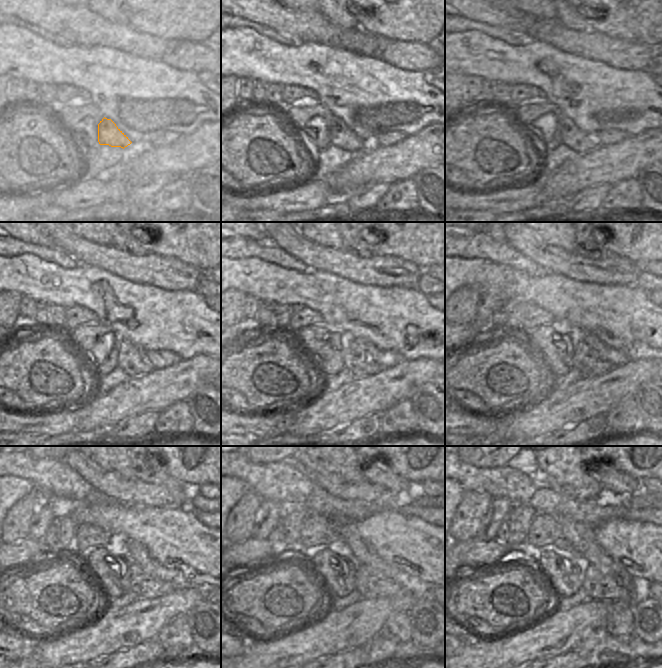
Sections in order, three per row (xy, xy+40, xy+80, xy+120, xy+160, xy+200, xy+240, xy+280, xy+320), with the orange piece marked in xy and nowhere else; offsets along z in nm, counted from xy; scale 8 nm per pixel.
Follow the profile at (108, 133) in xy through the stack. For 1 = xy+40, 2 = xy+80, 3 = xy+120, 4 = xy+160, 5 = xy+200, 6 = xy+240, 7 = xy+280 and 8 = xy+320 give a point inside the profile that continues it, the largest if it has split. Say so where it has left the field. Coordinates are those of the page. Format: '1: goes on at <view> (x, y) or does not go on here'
1: goes on at xy+40 (341, 136)
2: goes on at xy+80 (580, 142)
3: goes on at xy+120 (132, 360)
4: goes on at xy+160 (359, 362)
5: goes on at xy+200 (586, 360)
6: goes on at xy+240 (144, 586)
7: goes on at xy+280 (371, 585)
8: goes on at xy+320 (614, 585)

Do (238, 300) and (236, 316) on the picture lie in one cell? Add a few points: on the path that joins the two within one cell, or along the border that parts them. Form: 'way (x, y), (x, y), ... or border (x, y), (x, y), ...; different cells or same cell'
way (236, 304), (236, 312); same cell

